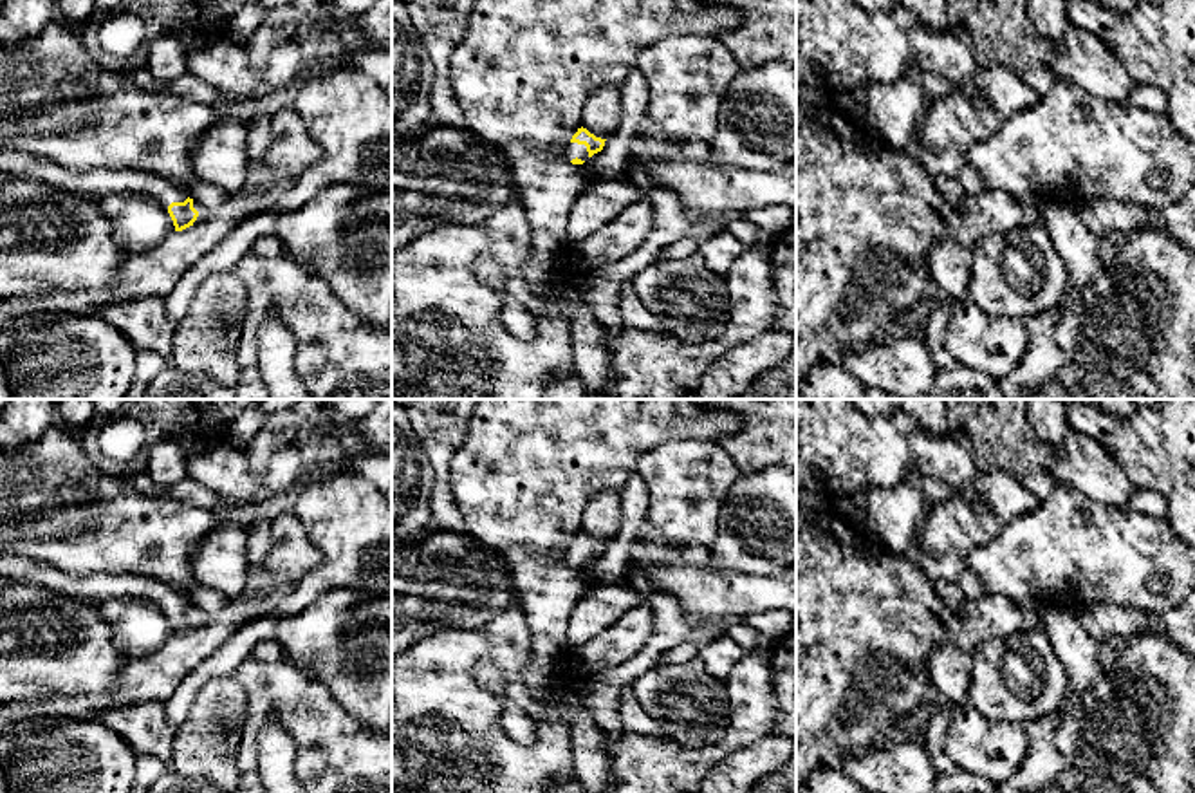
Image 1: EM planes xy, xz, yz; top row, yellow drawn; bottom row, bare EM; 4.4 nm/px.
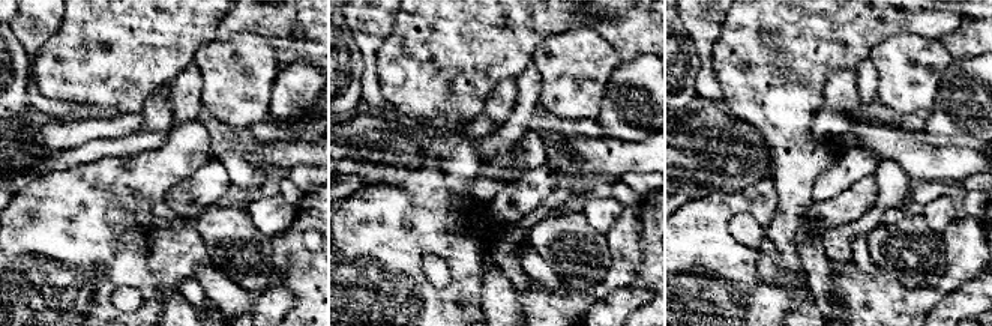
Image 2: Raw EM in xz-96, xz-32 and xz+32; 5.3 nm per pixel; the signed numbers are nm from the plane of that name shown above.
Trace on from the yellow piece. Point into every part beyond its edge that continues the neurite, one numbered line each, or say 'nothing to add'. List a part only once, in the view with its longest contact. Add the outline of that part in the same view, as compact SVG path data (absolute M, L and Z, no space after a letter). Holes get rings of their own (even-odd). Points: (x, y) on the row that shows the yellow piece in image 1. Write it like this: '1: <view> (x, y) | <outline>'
1: xz (573, 150) | M569 143L567 148L565 148L565 157L567 157L567 161L572 161L576 157L581 159L581 161L587 161L588 159L587 146L578 145L578 143Z

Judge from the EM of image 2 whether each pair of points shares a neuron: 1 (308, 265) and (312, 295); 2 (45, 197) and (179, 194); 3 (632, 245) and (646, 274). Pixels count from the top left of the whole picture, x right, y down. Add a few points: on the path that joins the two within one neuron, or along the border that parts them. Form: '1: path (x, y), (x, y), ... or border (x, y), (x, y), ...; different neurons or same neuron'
1: path (308, 272), (312, 277), (312, 287); same neuron
2: border (192, 172), (165, 194), (165, 203), (177, 215); different neurons
3: border (640, 226), (643, 260), (632, 281); different neurons

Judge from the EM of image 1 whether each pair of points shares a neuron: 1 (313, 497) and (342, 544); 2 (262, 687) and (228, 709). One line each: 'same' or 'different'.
1: same
2: different

